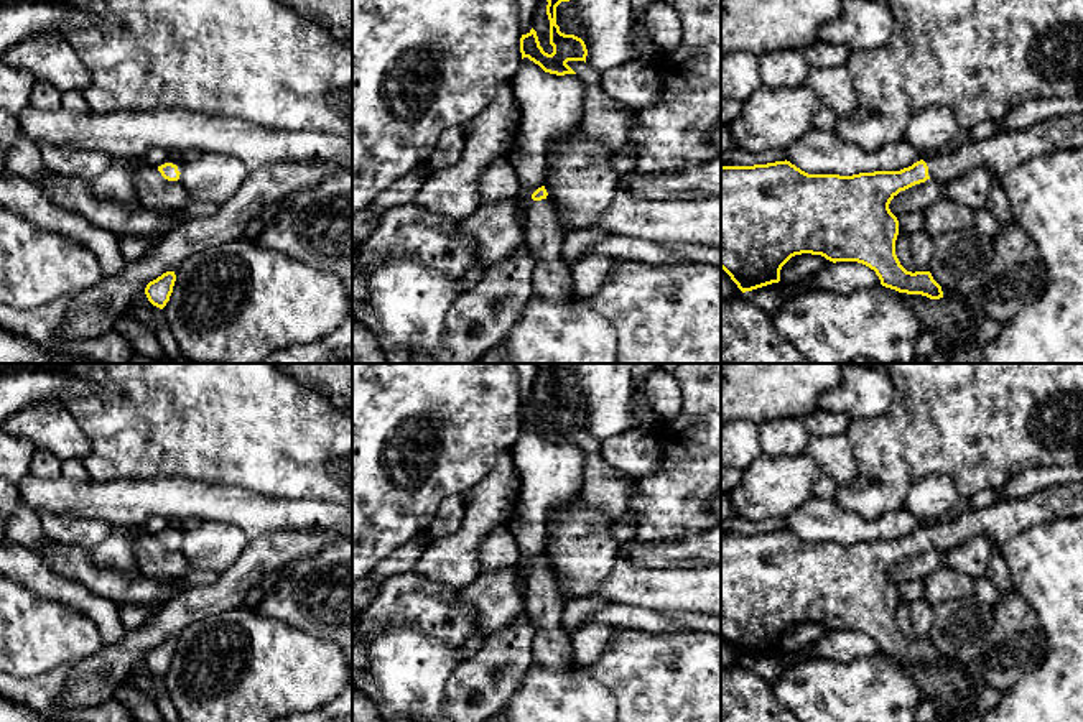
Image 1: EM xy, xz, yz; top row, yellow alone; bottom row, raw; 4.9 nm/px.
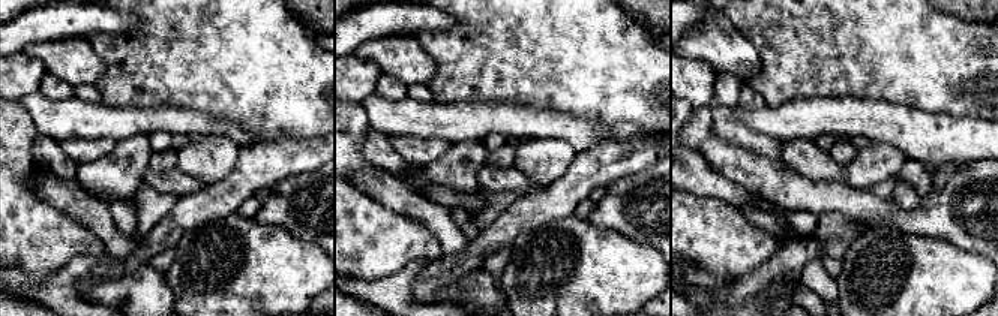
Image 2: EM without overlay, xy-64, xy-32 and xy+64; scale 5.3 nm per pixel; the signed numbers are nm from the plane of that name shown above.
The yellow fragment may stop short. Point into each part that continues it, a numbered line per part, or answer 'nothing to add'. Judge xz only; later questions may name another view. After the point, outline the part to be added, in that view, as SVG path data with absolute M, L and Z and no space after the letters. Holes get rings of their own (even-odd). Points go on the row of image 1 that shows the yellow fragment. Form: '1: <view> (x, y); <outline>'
1: xz (552, 280); M551 196L530 201L525 220L525 247L535 263L532 273L533 294L553 303L566 303L574 296L571 265L563 260L565 242Z

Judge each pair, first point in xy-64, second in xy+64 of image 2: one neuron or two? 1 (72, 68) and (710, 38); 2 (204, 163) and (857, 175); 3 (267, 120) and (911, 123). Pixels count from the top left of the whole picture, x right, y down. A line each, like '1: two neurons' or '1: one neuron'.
1: one neuron
2: one neuron
3: two neurons

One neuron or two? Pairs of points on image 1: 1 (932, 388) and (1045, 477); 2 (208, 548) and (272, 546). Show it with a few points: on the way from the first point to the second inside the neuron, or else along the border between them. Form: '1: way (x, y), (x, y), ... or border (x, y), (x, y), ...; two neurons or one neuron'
1: border (1065, 464), (1029, 467), (1001, 487); two neurons
2: border (249, 541), (242, 553), (218, 574); two neurons

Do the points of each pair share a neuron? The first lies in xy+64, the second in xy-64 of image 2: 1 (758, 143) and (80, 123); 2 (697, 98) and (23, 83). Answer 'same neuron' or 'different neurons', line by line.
1: different neurons
2: same neuron

